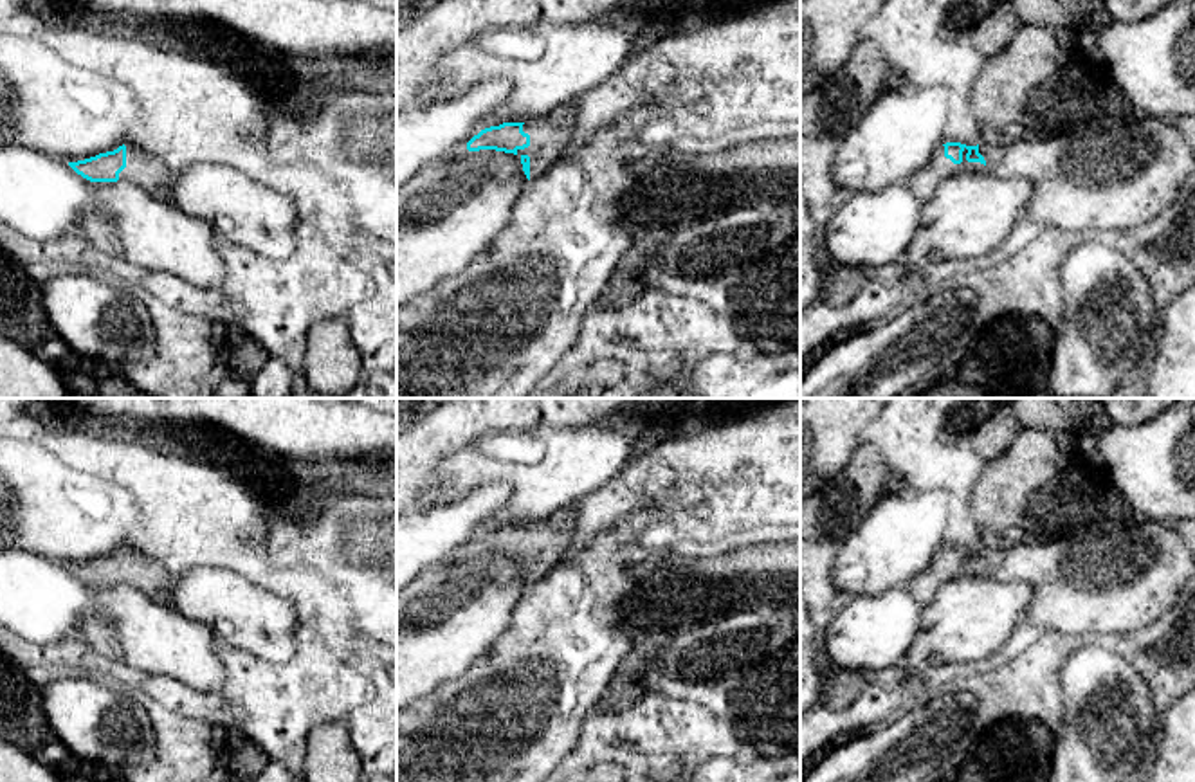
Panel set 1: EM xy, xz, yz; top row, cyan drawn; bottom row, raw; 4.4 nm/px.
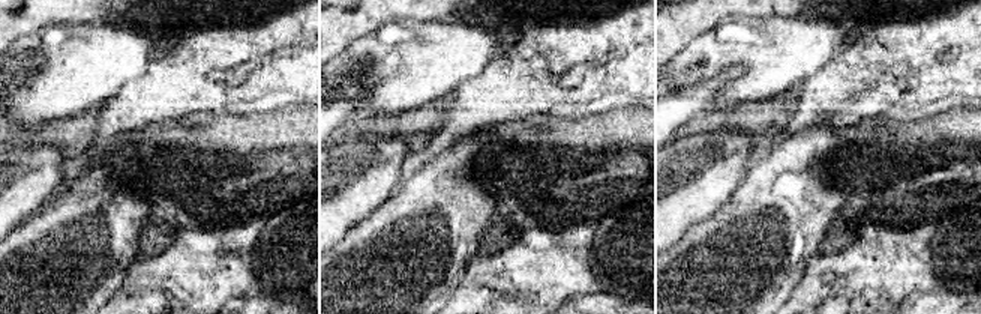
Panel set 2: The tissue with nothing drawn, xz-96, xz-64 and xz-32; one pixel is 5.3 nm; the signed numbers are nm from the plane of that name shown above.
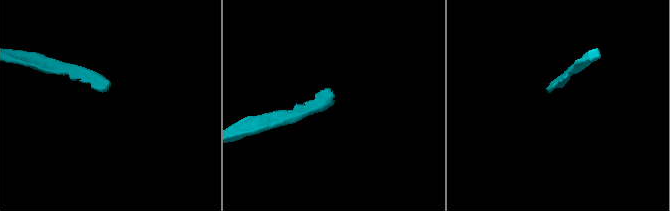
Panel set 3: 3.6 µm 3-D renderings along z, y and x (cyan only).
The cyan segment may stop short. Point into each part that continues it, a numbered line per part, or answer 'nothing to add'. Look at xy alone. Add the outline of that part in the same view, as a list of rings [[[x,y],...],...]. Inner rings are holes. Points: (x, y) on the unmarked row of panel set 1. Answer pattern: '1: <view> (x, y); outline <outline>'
1: xy (145, 573); outline [[[126,550],[126,571],[119,577],[119,586],[133,587],[155,602],[171,604],[171,587],[175,582],[177,577],[157,559],[139,550]]]

